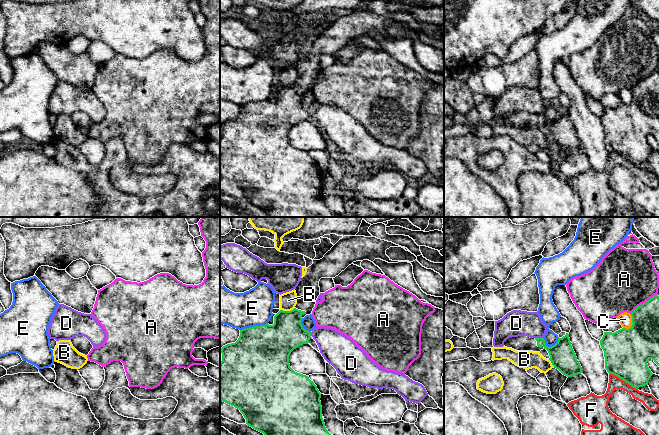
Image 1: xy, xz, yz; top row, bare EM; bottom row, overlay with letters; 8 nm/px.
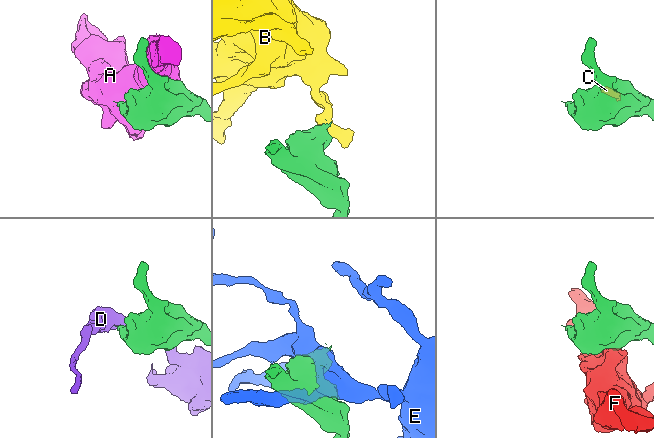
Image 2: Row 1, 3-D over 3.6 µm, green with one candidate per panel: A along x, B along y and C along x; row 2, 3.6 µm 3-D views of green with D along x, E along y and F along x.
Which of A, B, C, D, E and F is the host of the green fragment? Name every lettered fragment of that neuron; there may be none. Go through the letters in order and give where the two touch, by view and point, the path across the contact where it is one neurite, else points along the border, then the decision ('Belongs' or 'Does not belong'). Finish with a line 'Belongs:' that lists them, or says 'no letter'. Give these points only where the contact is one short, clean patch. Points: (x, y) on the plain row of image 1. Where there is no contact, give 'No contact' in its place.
A: Touches green at yz (643, 79). Does not belong
B: Touches green at xz (287, 87). Boundary: xz (294, 83), (290, 86), (280, 86). Does not belong
C: Touches green at yz (632, 100). Does not belong
D: Touches green at yz (539, 114). Boundary: yz (535, 113), (542, 114). Does not belong
E: Touches green at xz (254, 102). Does not belong
F: Touches green at yz (623, 156). Does not belong
Belongs: no letter

